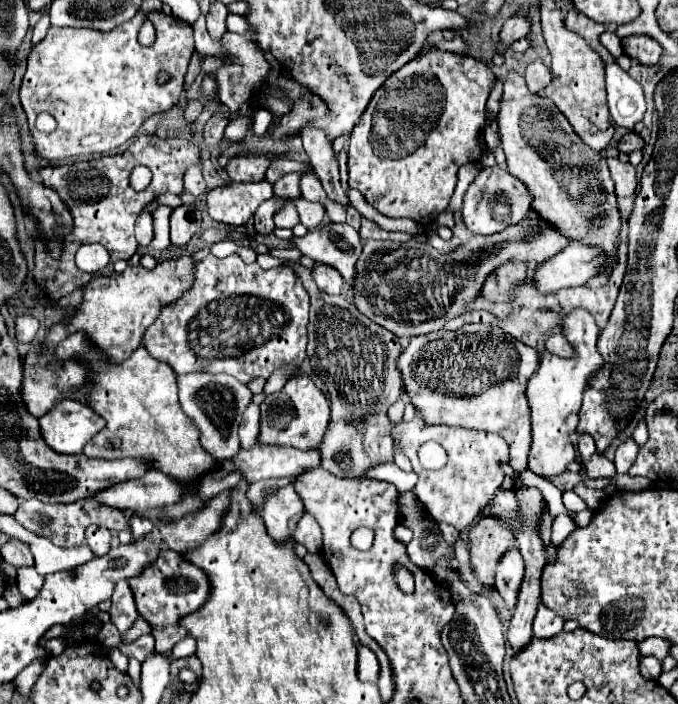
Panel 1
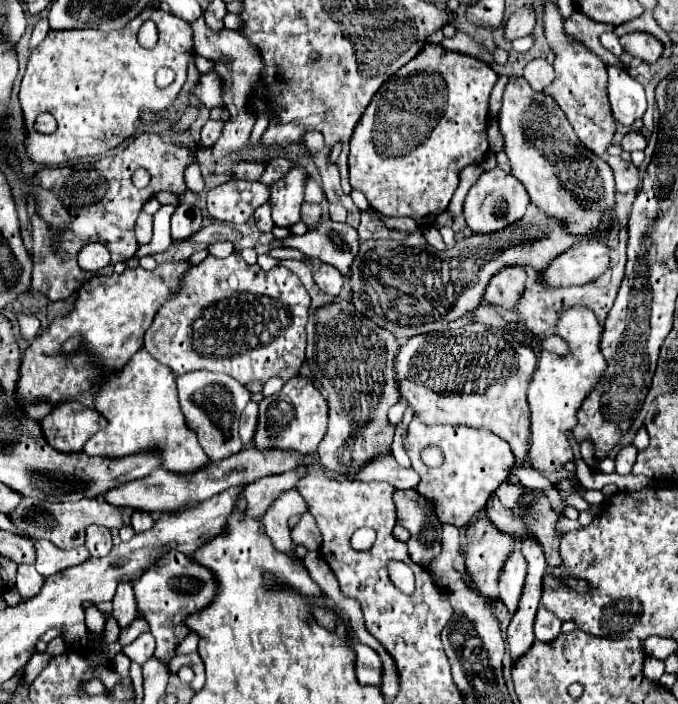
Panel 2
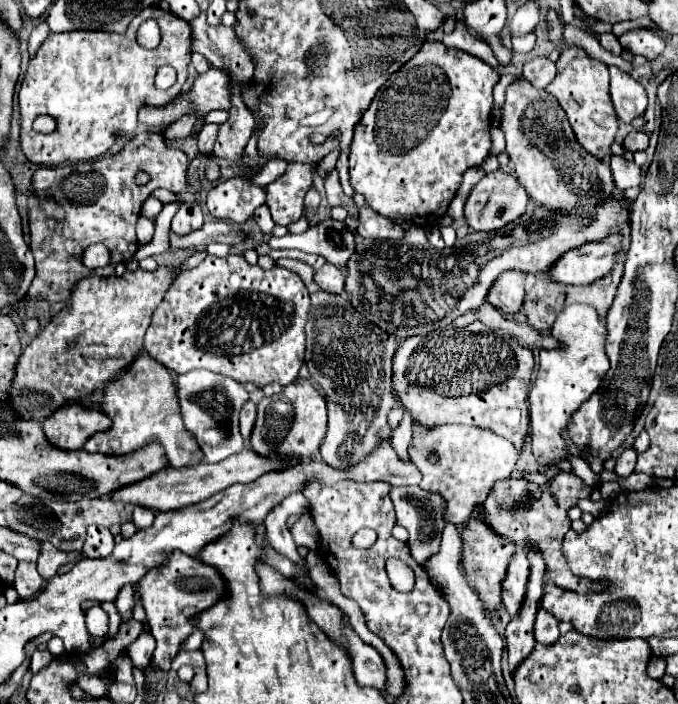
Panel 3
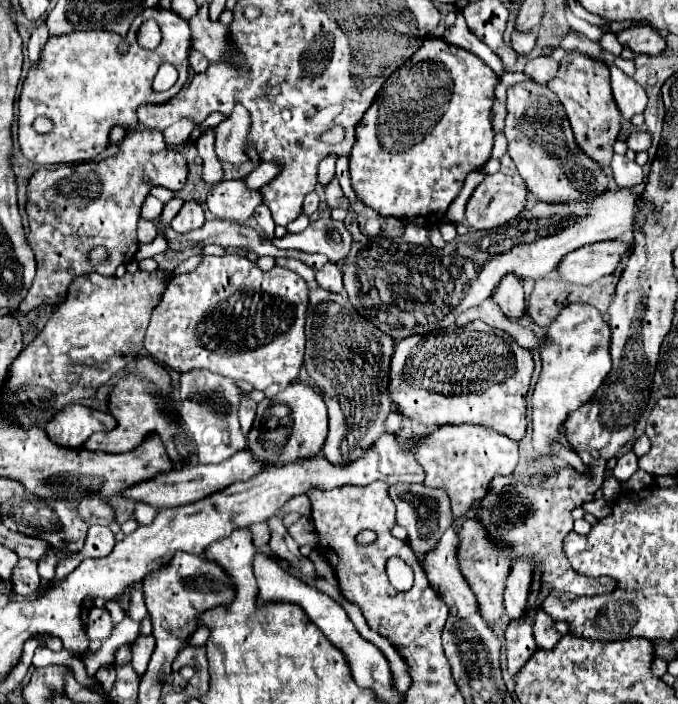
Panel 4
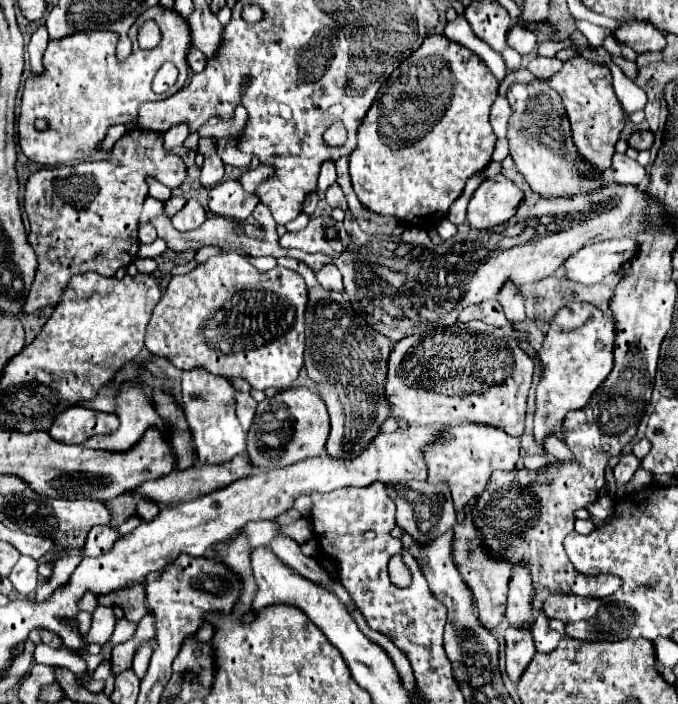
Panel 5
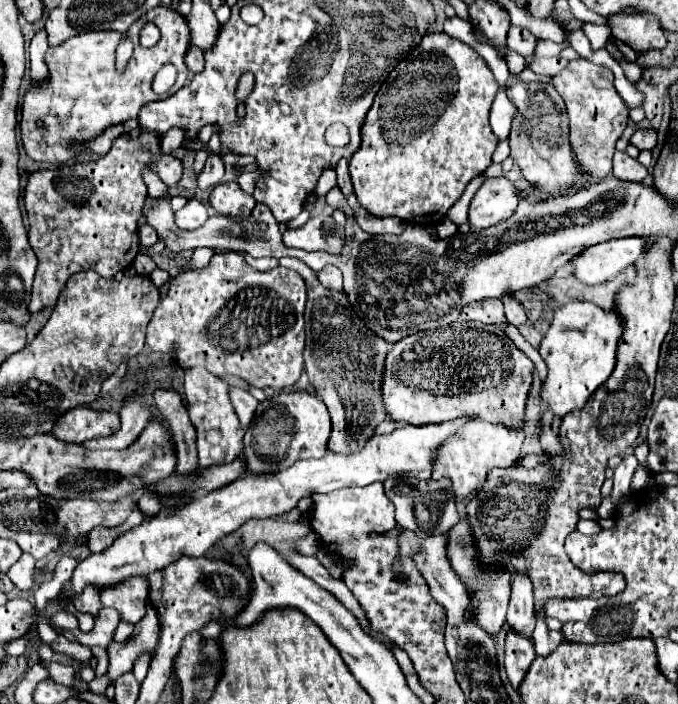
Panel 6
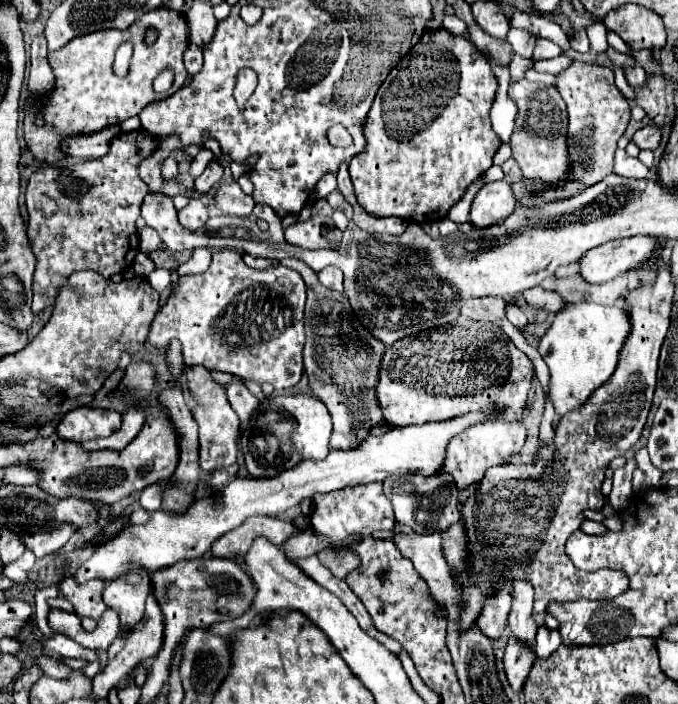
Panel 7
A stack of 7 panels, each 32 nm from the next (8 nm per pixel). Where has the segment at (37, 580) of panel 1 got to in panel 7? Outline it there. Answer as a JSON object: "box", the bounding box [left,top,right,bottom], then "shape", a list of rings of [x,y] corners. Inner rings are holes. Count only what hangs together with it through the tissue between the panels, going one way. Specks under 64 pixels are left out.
{"box":[4,550,36,584],"shape":[[[26,550],[16,562],[12,562],[12,564],[8,564],[6,568],[4,568],[4,576],[8,576],[10,580],[14,580],[14,582],[18,582],[18,584],[24,584],[28,578],[28,572],[32,570],[32,566],[34,566],[34,560],[36,560],[36,556],[30,552],[30,550]]]}

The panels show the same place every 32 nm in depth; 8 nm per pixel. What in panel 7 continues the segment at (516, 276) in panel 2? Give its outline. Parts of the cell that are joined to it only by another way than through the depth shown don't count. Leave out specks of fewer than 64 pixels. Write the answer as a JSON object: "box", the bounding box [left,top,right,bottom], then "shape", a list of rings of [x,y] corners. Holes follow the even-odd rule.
{"box":[506,306,528,330],"shape":[[[508,306],[506,308],[506,318],[518,328],[518,330],[524,330],[528,326],[528,320],[524,316],[524,312],[518,308],[518,306]]]}

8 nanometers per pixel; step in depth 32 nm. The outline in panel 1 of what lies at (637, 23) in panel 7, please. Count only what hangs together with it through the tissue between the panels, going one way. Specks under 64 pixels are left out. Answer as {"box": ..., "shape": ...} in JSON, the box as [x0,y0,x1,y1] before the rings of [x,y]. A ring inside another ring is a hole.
{"box":[622,34,662,66],"shape":[[[644,34],[622,38],[622,48],[630,58],[640,60],[642,64],[648,64],[648,66],[656,64],[662,56],[662,46],[654,38],[644,36]]]}

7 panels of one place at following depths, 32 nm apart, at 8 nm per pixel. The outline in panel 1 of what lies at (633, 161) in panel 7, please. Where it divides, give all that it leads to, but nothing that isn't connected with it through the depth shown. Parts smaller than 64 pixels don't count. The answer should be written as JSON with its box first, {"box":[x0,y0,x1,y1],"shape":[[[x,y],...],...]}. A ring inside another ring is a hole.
{"box":[608,158,638,196],"shape":[[[608,158],[608,166],[610,166],[612,178],[616,182],[616,194],[618,196],[634,194],[636,186],[638,186],[636,168],[630,162],[620,162],[618,158]]]}

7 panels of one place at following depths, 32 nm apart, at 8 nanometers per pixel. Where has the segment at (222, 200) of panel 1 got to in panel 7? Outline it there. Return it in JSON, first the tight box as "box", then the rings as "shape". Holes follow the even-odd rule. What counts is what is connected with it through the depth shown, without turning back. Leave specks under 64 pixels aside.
{"box":[216,182,256,216],"shape":[[[236,182],[222,184],[216,192],[216,206],[222,214],[232,214],[232,216],[250,216],[252,208],[256,206],[254,198],[244,194],[242,188]]]}

